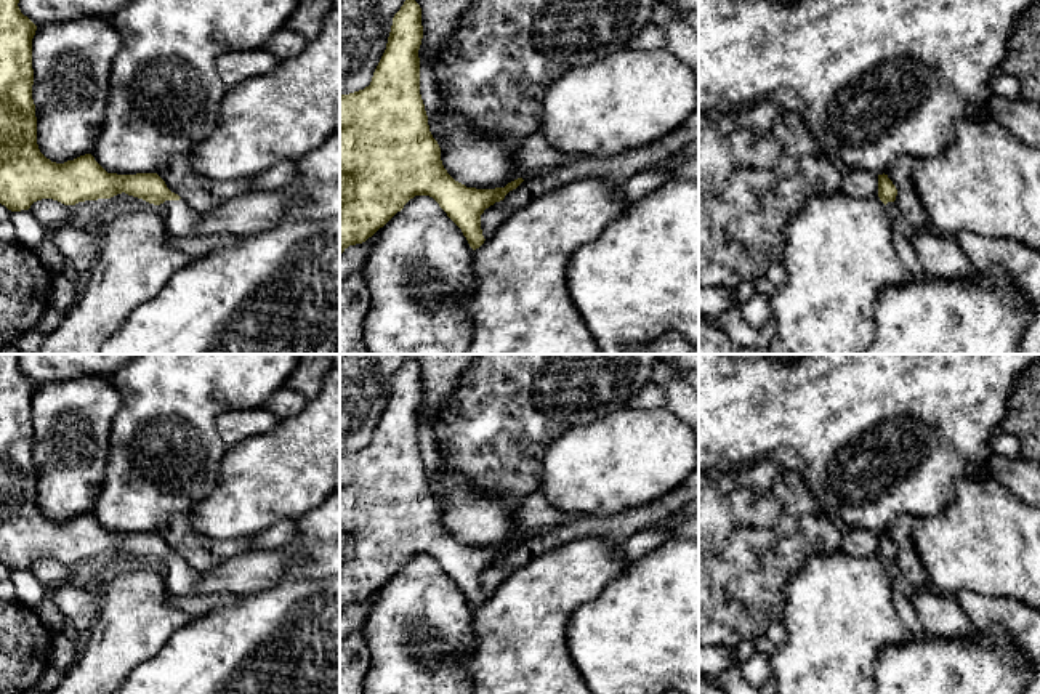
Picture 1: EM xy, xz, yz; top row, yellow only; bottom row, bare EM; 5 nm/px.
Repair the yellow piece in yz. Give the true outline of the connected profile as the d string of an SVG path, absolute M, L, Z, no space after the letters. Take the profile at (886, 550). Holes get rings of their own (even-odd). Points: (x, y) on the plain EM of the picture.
M885 532L878 534L878 556L893 571L894 583L899 588L904 588L904 585L896 572L896 563L894 563L896 555L897 555L897 548L893 543L893 540L888 537L888 534L885 534Z

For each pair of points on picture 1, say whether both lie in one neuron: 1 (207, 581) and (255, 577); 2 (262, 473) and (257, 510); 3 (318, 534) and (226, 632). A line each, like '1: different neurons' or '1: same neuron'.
1: same neuron
2: same neuron
3: same neuron

